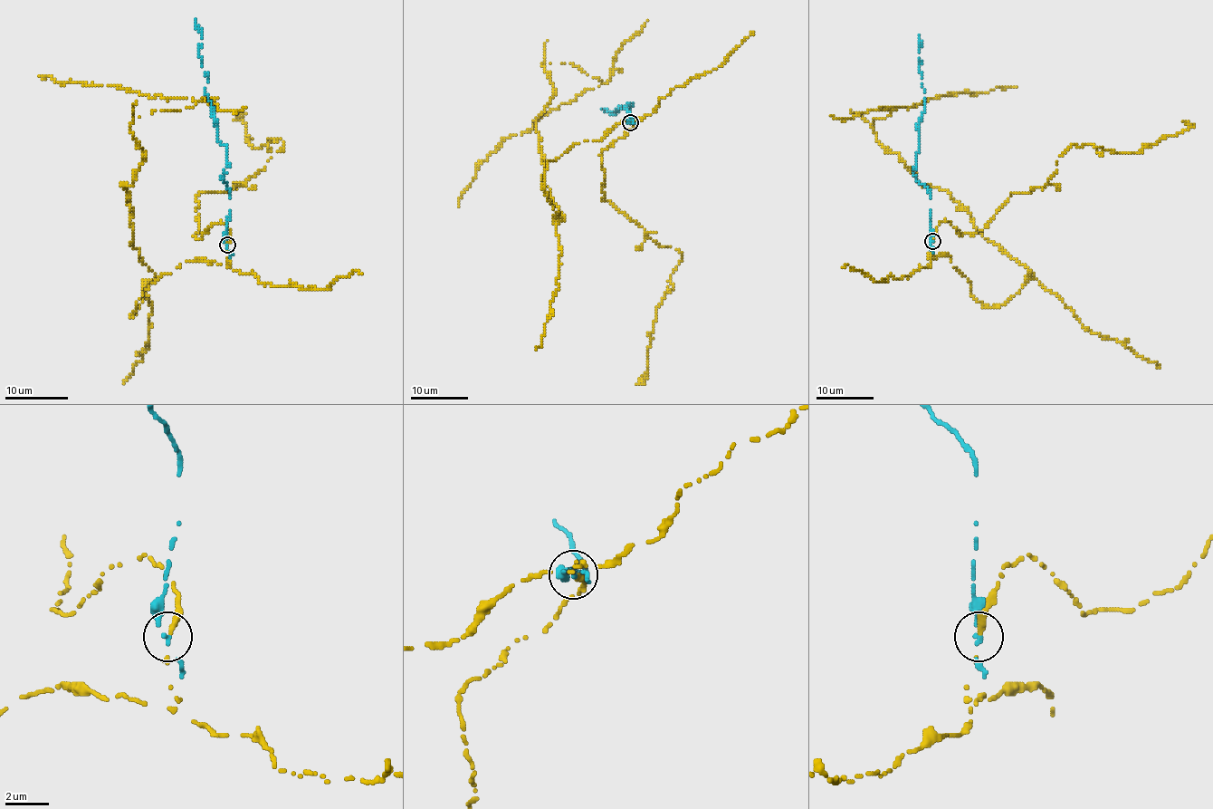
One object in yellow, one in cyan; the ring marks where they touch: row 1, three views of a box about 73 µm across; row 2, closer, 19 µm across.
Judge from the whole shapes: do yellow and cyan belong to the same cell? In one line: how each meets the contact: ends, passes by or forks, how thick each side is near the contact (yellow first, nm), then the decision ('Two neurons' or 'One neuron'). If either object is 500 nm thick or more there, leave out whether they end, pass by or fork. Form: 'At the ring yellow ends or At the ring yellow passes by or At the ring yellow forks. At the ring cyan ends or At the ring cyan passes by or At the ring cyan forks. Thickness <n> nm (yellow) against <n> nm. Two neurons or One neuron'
At the ring yellow ends. At the ring cyan passes by. Thickness 280 nm (yellow) against 160 nm. Two neurons

